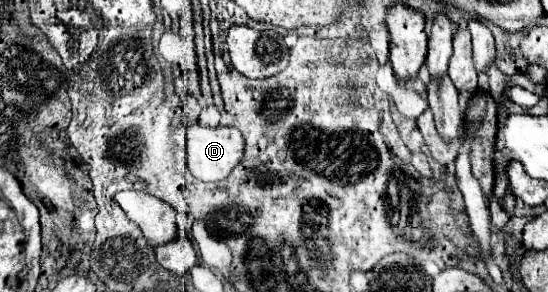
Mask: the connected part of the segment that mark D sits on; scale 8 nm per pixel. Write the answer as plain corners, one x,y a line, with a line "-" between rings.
200,124
188,126
186,128
186,138
188,138
188,166
194,178
204,180
204,182
218,182
224,180
234,166
242,162
244,156
244,138
236,128
204,128

